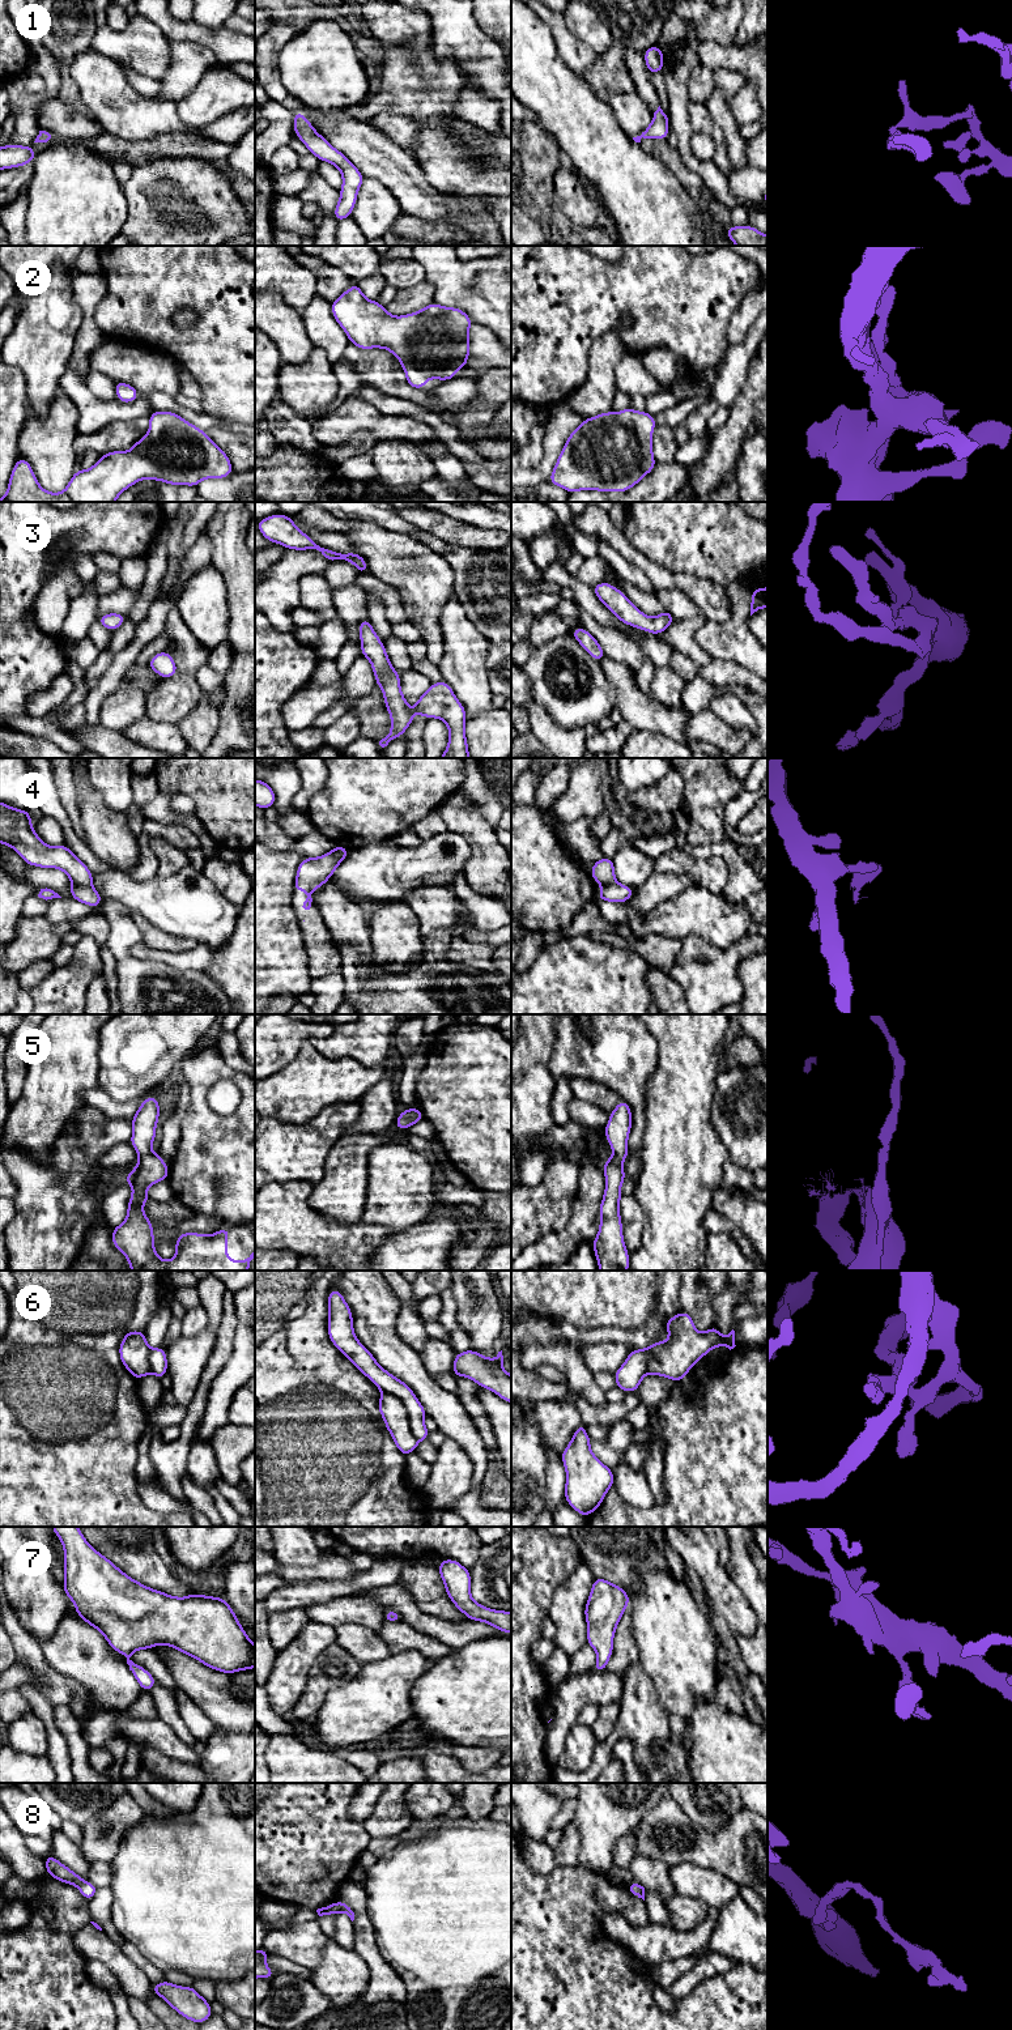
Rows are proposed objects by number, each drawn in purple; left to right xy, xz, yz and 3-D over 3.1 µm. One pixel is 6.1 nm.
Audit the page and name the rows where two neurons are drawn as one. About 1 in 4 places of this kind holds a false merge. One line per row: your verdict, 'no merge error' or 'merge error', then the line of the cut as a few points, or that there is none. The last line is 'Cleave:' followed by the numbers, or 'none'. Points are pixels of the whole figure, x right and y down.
1: no merge error; no cut
2: no merge error; no cut
3: no merge error; no cut
4: merge error; cut in xy along (72, 881), (80, 885), (90, 885)
5: no merge error; no cut
6: merge error; cut in xz along (383, 1392), (392, 1394), (403, 1404), (409, 1429), (419, 1441)
7: no merge error; no cut
8: no merge error; no cut
Cleave: 4, 6

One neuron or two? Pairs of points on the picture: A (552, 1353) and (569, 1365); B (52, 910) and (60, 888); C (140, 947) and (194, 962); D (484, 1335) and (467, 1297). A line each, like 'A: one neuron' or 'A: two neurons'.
A: one neuron
B: two neurons
C: one neuron
D: one neuron

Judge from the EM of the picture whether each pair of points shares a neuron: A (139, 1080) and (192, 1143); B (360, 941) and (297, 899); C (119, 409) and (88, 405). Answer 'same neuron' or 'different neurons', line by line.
A: different neurons
B: different neurons
C: same neuron

